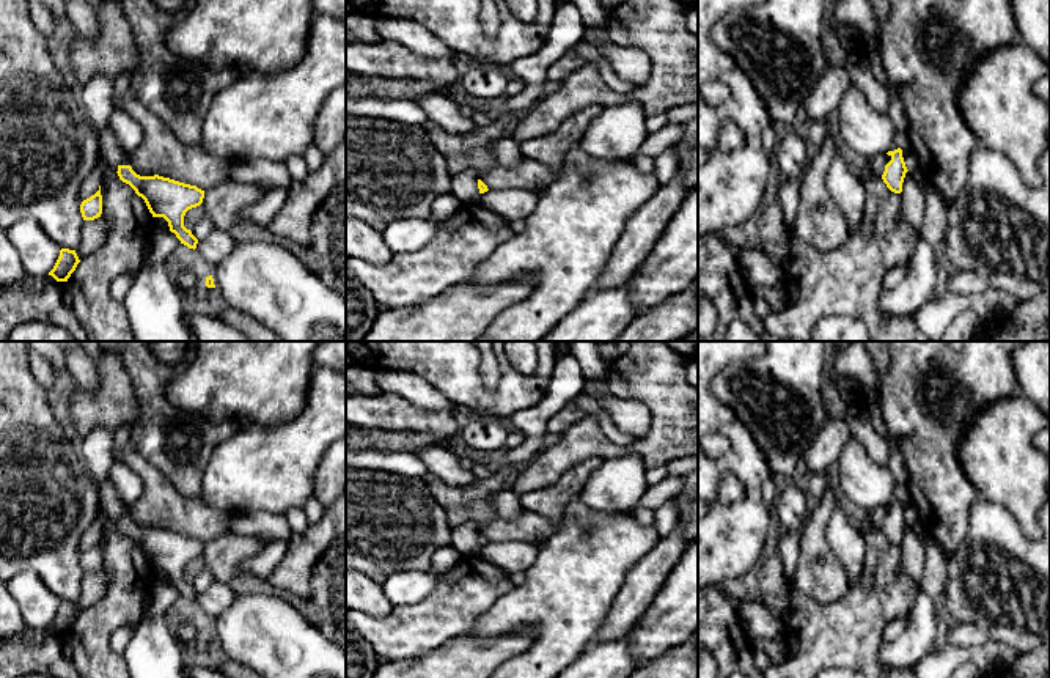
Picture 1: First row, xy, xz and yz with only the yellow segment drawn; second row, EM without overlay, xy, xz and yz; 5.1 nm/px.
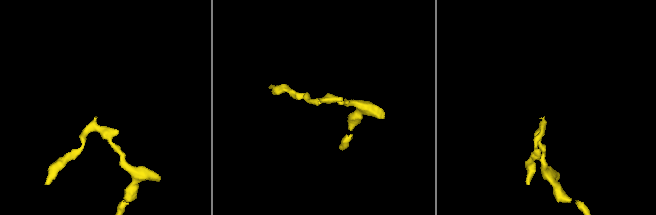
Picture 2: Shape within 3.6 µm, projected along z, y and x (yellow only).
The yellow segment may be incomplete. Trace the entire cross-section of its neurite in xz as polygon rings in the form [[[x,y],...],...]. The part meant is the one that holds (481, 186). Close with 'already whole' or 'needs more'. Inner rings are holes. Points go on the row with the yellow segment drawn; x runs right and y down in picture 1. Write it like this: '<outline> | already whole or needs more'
[[[487,142],[473,148],[456,162],[457,167],[472,168],[478,173],[479,193],[489,190],[484,179],[495,165],[495,143],[497,142]]] | needs more

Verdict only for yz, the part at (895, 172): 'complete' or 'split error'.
split error

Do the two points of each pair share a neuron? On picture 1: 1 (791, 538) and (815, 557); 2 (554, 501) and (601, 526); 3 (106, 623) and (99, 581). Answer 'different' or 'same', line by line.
1: different
2: different
3: different

